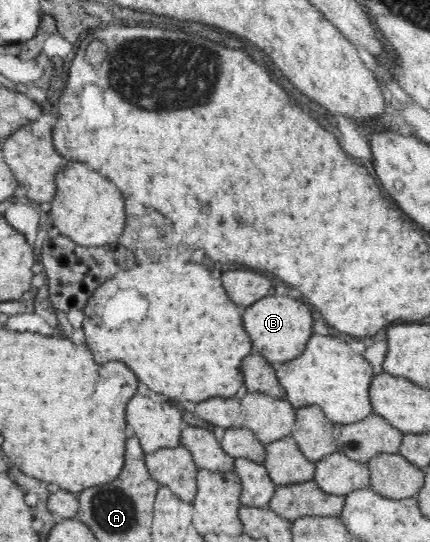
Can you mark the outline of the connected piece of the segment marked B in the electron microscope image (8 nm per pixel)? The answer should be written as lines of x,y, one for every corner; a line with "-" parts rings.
268,296
248,308
243,308
242,321
244,329
250,335
254,351
273,366
300,357
305,352
310,335
313,333
310,308
286,296

